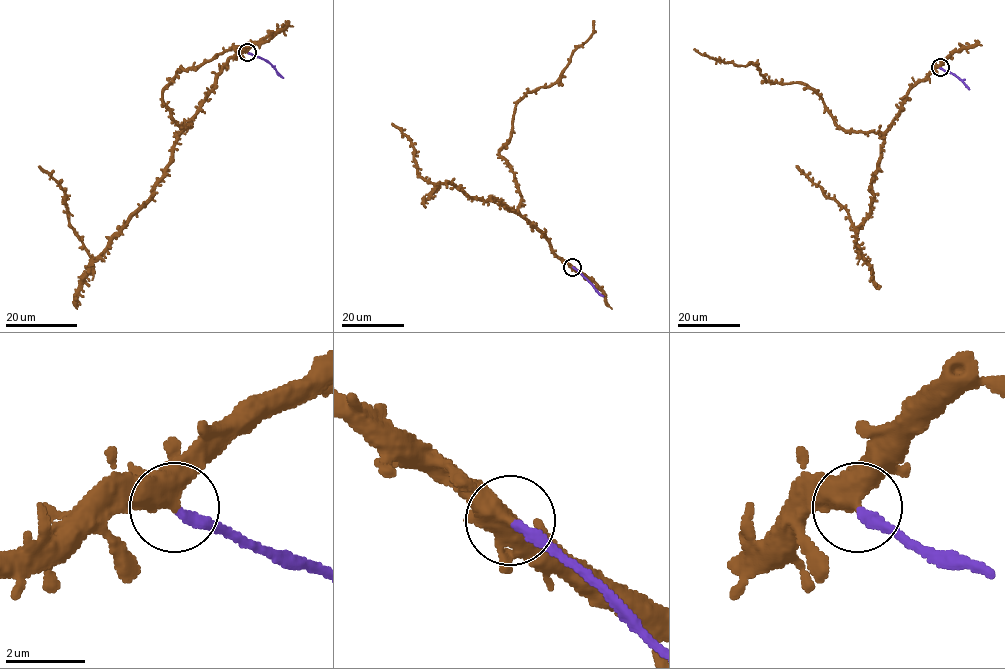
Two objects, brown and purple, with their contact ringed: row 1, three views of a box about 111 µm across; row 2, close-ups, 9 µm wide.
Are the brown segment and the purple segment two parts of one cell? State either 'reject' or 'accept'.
reject

